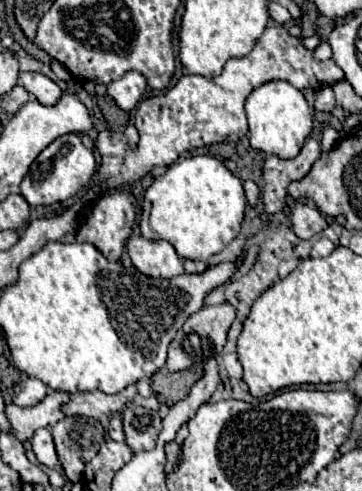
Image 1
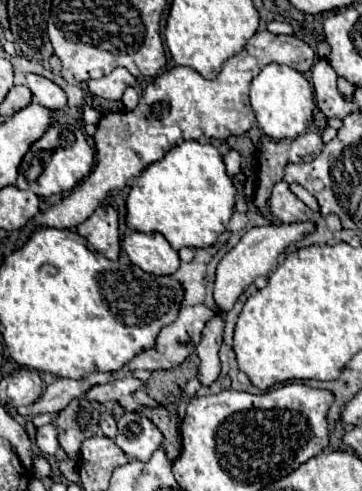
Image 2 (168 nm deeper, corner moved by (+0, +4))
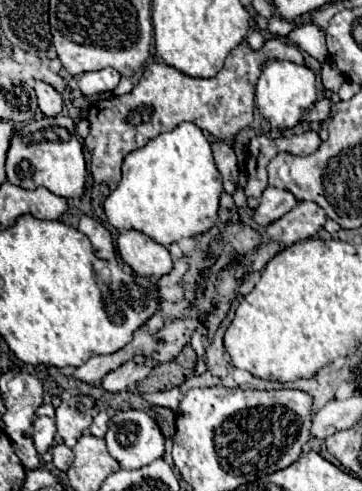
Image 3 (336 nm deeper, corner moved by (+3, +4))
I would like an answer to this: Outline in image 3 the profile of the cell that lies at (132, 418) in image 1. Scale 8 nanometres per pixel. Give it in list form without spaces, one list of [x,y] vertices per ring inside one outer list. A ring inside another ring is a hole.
[[[119,410],[115,416],[109,420],[109,430],[105,434],[105,442],[109,448],[109,454],[121,464],[125,470],[137,470],[143,468],[157,458],[163,456],[165,452],[165,438],[157,426],[157,422],[145,414],[143,410]]]

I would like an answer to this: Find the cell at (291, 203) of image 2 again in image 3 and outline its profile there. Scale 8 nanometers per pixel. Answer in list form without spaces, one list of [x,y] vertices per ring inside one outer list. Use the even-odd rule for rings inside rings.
[[[269,186],[261,200],[259,200],[259,206],[253,210],[253,220],[261,226],[269,226],[271,222],[279,220],[283,214],[287,214],[293,206],[297,204],[297,200],[289,194],[289,192],[283,192],[283,190],[277,190],[273,186]]]

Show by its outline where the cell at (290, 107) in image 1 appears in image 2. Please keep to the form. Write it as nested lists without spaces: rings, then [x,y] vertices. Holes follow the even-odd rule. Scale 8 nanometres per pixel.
[[[268,64],[250,86],[250,106],[256,114],[258,128],[272,140],[296,140],[304,134],[312,122],[312,112],[316,108],[310,82],[304,74],[282,64]]]

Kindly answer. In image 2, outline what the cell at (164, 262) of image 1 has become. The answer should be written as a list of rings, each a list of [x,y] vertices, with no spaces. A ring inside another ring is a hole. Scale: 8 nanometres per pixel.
[[[130,232],[124,236],[122,246],[130,256],[132,264],[142,268],[144,272],[166,276],[166,274],[174,274],[180,266],[178,252],[168,244],[168,240],[160,232],[152,232],[152,234]]]

